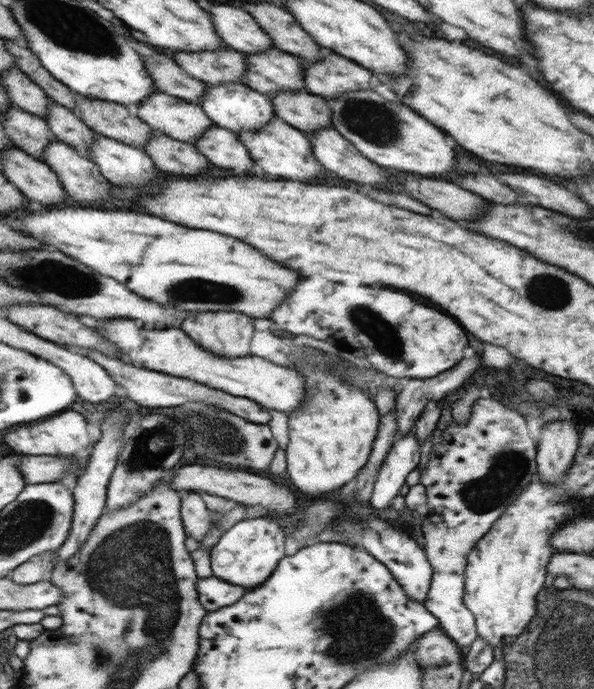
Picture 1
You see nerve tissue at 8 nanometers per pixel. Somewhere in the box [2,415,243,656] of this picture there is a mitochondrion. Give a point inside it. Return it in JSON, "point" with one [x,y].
{"point":[138,459]}

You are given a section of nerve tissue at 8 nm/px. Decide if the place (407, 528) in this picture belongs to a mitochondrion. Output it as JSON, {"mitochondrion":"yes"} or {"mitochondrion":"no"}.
{"mitochondrion":"no"}

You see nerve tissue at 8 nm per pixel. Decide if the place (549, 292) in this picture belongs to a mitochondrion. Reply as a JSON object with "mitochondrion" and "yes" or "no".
{"mitochondrion":"yes"}

